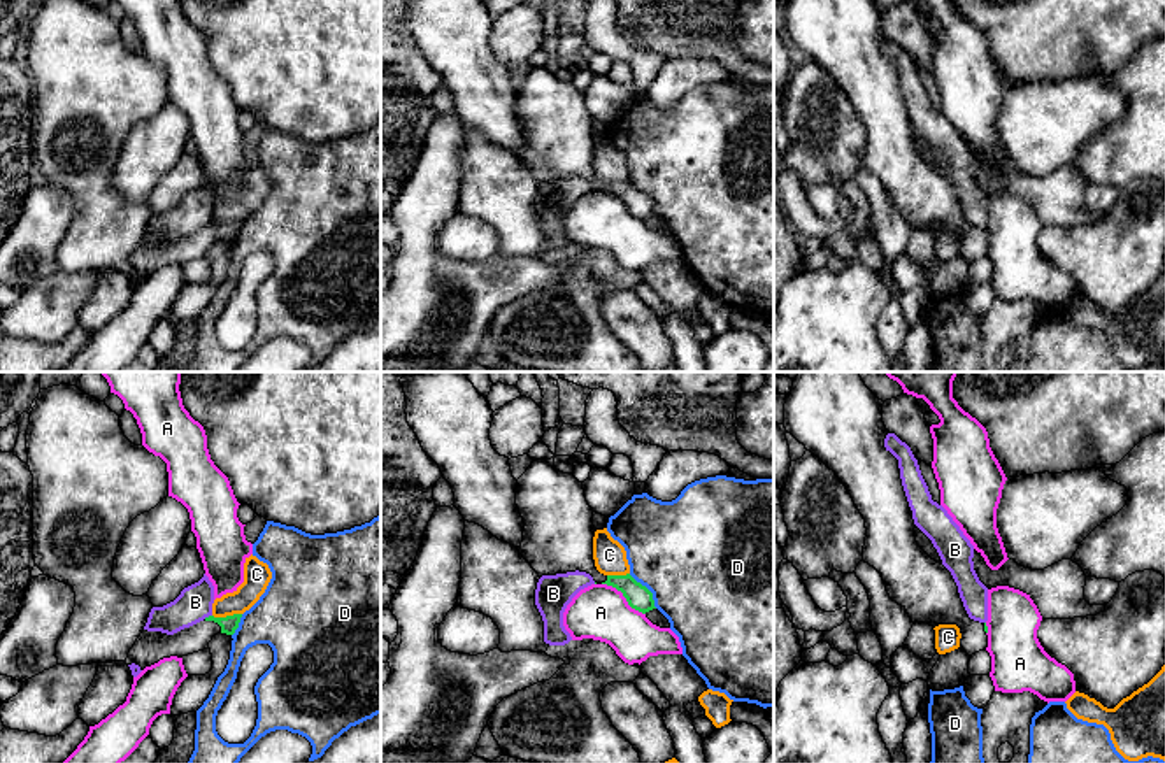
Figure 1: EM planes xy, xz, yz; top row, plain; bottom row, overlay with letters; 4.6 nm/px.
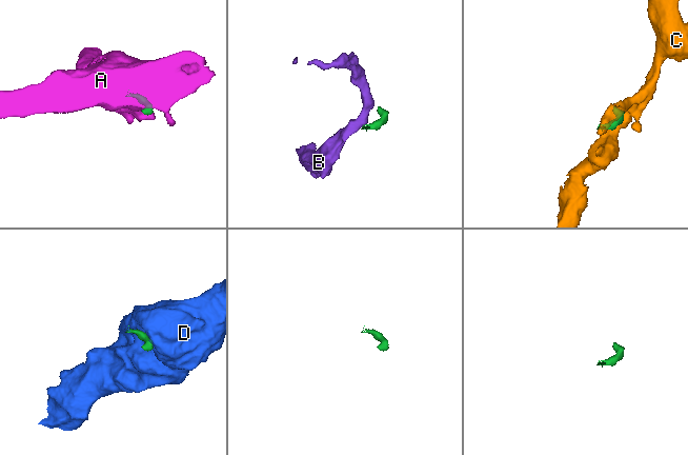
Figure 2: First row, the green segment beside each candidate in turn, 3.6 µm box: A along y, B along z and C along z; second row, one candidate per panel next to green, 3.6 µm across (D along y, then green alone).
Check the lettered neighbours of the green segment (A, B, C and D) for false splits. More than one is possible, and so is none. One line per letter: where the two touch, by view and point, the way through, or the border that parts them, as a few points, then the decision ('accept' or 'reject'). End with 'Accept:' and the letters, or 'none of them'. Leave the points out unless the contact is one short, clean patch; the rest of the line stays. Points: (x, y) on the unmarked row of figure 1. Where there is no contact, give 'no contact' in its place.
A: contact xz (623, 202); reject
B: contact xy (209, 223); border xy (211, 221), (204, 225); reject
C: contact xy (227, 223); reject
D: contact xz (648, 197); border xz (628, 181), (651, 200), (657, 214); reject
Accept: none of them

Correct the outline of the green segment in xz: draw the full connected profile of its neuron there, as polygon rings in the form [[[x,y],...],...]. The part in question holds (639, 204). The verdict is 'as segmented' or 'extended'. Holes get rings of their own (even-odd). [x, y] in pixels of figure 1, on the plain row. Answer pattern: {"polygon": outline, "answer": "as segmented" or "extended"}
{"polygon": [[[554,65],[535,67],[518,86],[516,112],[525,130],[519,161],[542,182],[586,179],[597,191],[623,200],[642,221],[656,216],[653,200],[630,181],[604,182],[593,167],[593,118],[582,89],[554,74]]], "answer": "extended"}

